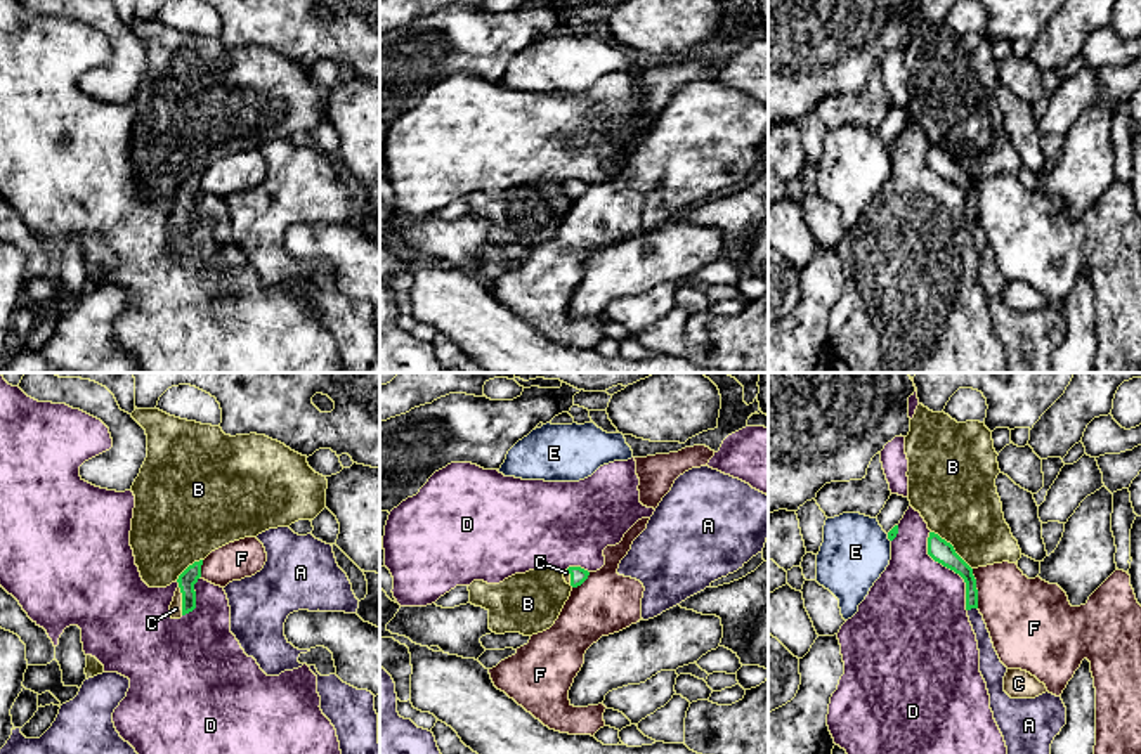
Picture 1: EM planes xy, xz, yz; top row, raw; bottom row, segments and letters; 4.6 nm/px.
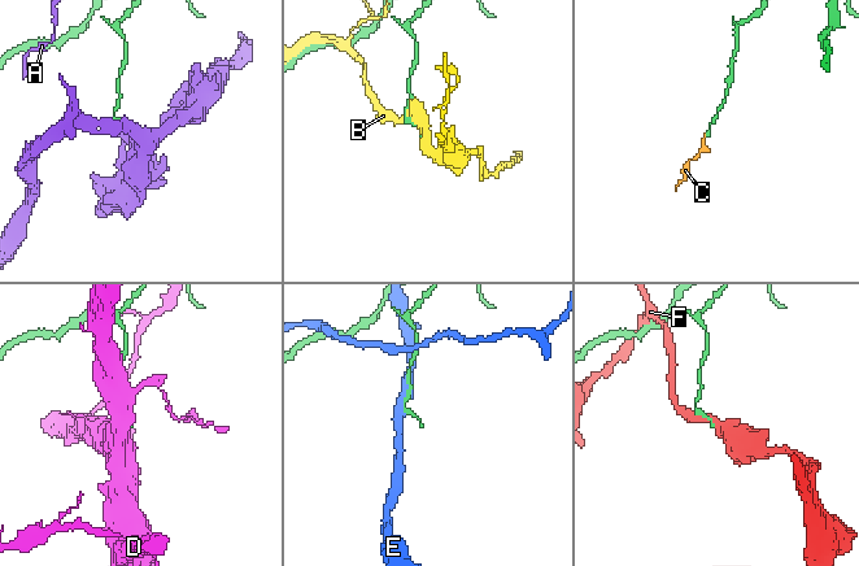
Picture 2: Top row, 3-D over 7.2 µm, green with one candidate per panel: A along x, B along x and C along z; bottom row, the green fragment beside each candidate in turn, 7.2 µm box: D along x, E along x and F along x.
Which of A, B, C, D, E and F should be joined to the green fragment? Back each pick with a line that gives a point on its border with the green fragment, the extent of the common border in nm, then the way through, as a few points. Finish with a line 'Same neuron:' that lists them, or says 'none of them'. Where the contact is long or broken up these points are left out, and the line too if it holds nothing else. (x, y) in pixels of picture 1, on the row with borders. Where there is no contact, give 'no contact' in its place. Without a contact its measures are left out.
C: contact xy (182, 600); length 140 nm
Same neuron: C

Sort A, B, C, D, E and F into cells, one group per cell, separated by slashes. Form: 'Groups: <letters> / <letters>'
Groups: A / B / C / D / E / F

